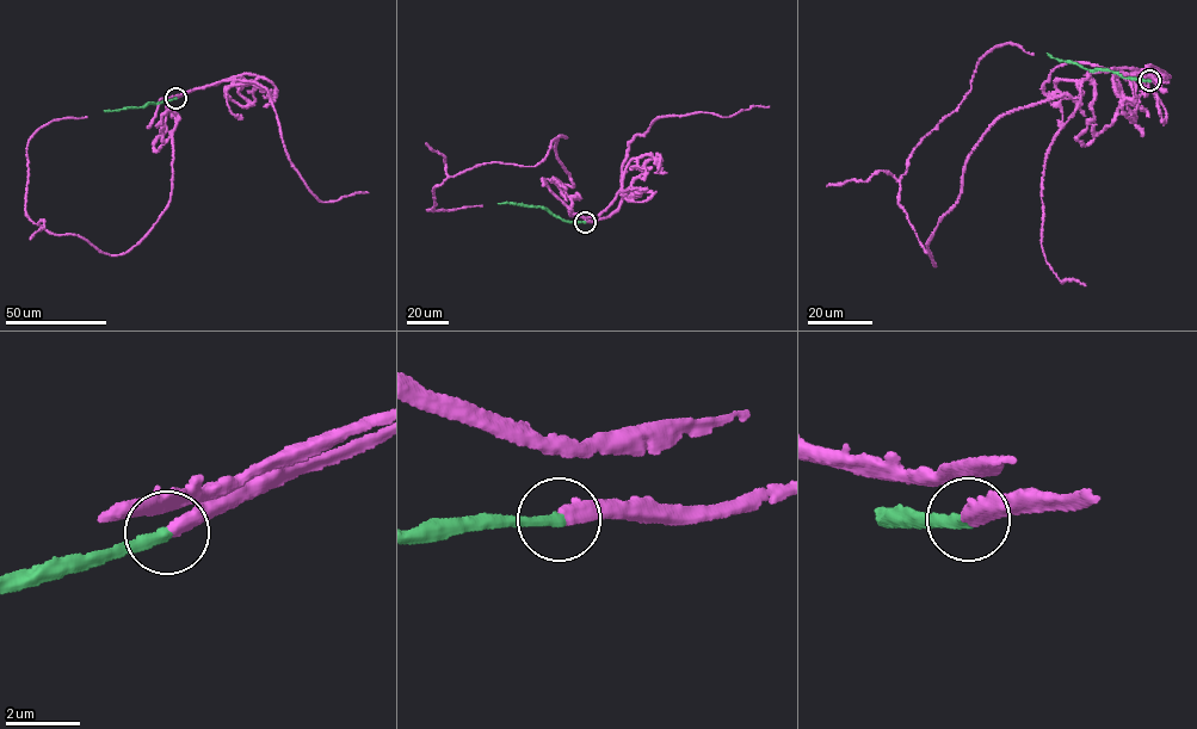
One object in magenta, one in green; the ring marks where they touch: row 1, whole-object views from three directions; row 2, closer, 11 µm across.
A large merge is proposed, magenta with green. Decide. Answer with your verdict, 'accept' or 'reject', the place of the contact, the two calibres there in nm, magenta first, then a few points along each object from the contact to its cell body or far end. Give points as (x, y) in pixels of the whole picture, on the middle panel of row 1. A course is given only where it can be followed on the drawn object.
accept; at (585, 222); 400 nm thick on the magenta side, 320 nm on the other; magenta runs (584, 222), (568, 208), (580, 214), (560, 135), (535, 166), (450, 177), (426, 210), (482, 207); green runs (585, 222), (563, 221), (541, 207), (498, 203)

